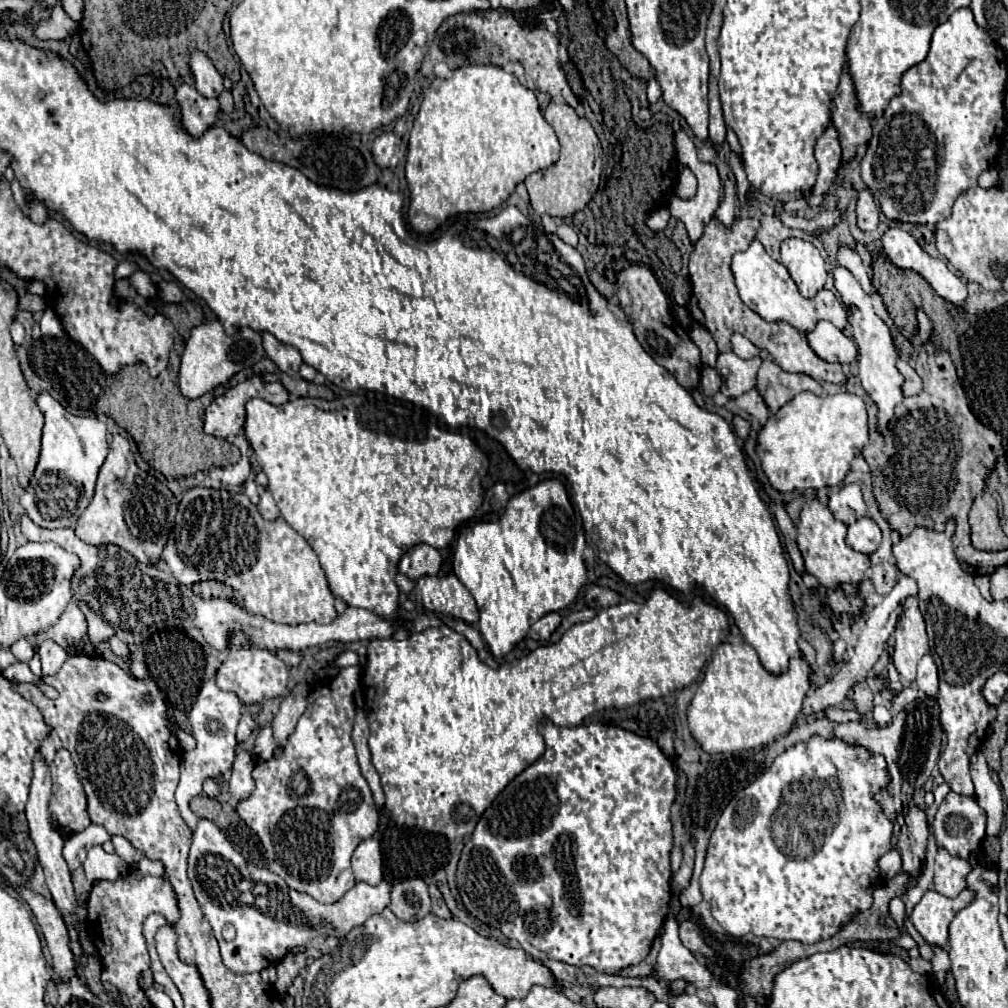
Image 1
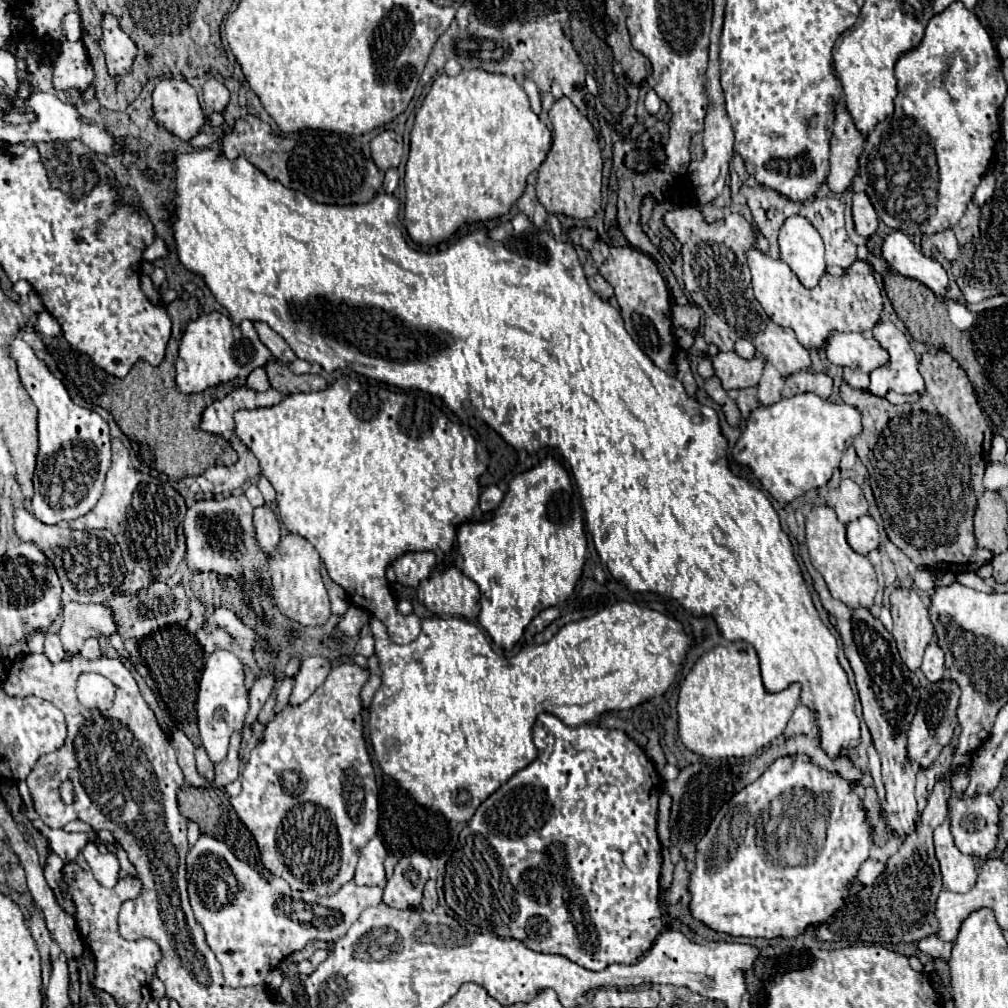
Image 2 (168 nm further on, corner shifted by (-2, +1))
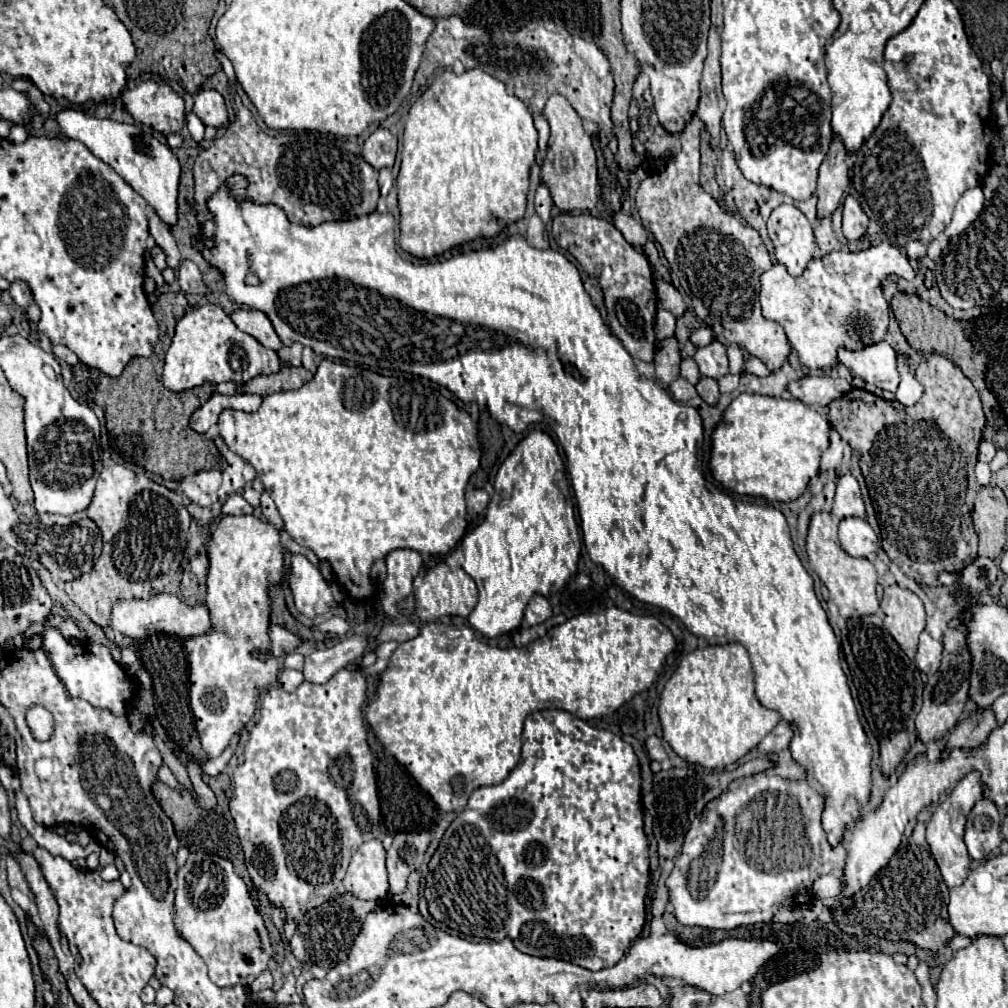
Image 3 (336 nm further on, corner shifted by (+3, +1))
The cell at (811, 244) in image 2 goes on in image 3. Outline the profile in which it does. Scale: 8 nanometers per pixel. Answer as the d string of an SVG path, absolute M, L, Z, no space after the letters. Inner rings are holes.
M780 205L768 219L768 235L774 245L778 263L786 265L788 273L798 277L814 259L816 241L806 215L794 205Z

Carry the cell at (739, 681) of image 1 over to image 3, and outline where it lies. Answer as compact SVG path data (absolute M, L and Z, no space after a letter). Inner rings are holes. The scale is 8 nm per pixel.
M710 645L688 653L666 683L658 715L664 739L686 761L708 769L736 763L754 749L782 719L778 711L758 703L752 683L750 657L744 645Z

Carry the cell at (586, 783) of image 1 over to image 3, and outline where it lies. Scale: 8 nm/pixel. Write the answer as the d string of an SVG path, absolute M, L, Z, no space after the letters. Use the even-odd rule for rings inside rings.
M544 709L528 715L522 731L522 761L520 765L498 785L478 787L464 811L452 821L446 829L440 847L436 849L430 861L430 875L426 877L424 897L428 899L428 909L436 921L446 923L450 929L460 931L466 937L494 939L502 941L504 937L512 939L514 947L522 953L536 957L556 957L562 961L572 961L590 971L600 971L604 967L616 965L628 951L634 939L642 935L646 923L646 895L648 895L648 841L644 835L644 813L640 805L640 765L634 749L624 743L618 735L610 731L600 731L588 725L586 721L572 717L568 711Z

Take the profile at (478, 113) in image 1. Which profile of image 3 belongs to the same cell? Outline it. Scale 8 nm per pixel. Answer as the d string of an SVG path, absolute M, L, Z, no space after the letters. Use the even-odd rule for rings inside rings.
M470 69L470 71L464 71L462 75L454 75L452 71L440 73L434 79L434 83L412 105L412 109L408 113L406 129L404 129L402 163L400 163L400 173L398 173L398 181L396 181L400 215L402 215L402 219L400 219L400 247L414 257L428 259L428 257L440 255L440 253L444 253L444 251L448 251L456 245L462 245L466 241L472 241L472 239L478 239L478 237L494 237L508 223L514 223L514 221L522 219L524 209L526 209L526 195L528 195L528 173L530 173L530 165L536 159L536 151L538 151L538 131L532 123L532 115L526 109L522 99L506 93L506 87L504 87L502 81L484 73L482 69Z

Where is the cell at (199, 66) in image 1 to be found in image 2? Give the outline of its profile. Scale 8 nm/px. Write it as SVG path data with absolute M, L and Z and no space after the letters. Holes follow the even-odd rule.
M209 79L203 85L203 101L205 101L205 107L209 111L223 113L225 107L227 107L227 103L229 103L229 91L227 91L227 87L221 81Z

